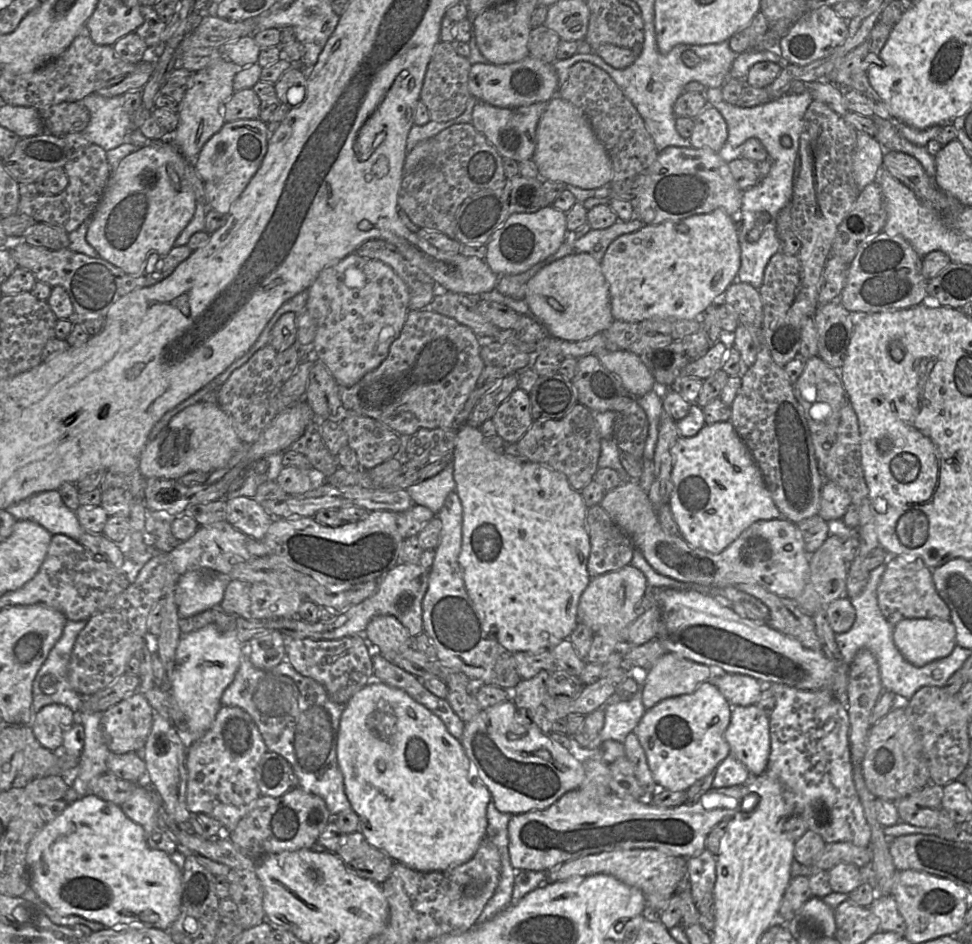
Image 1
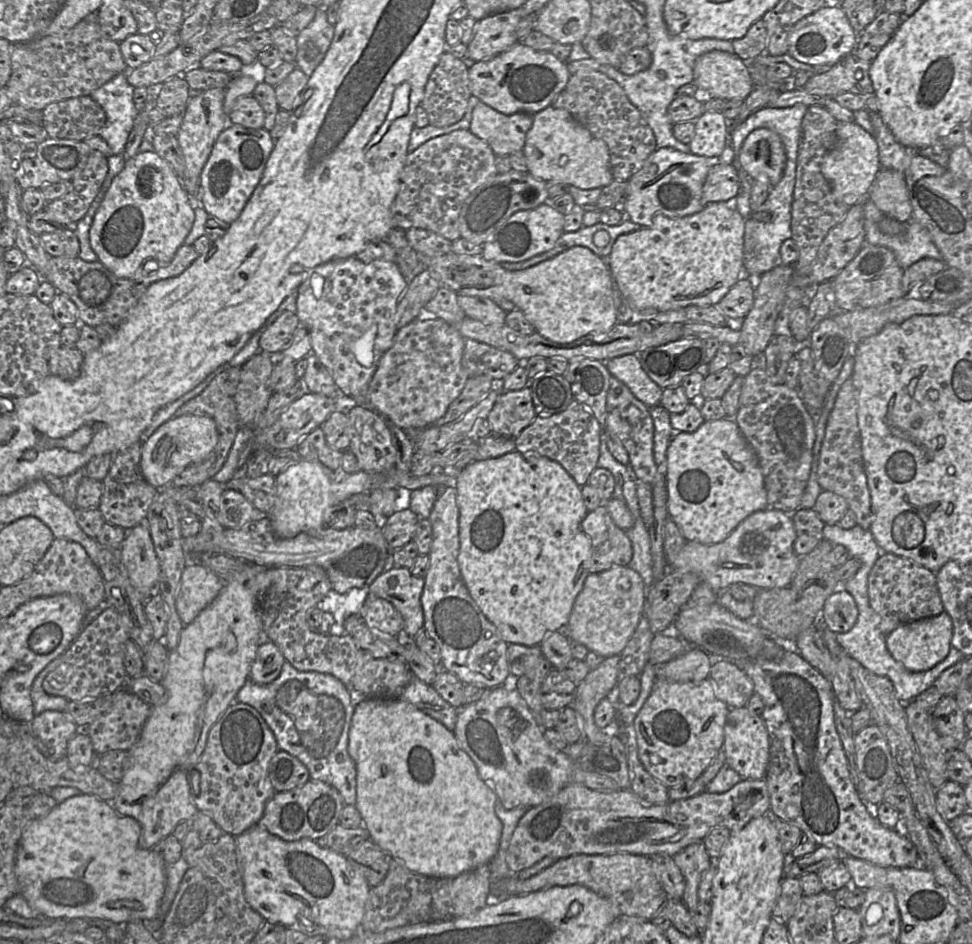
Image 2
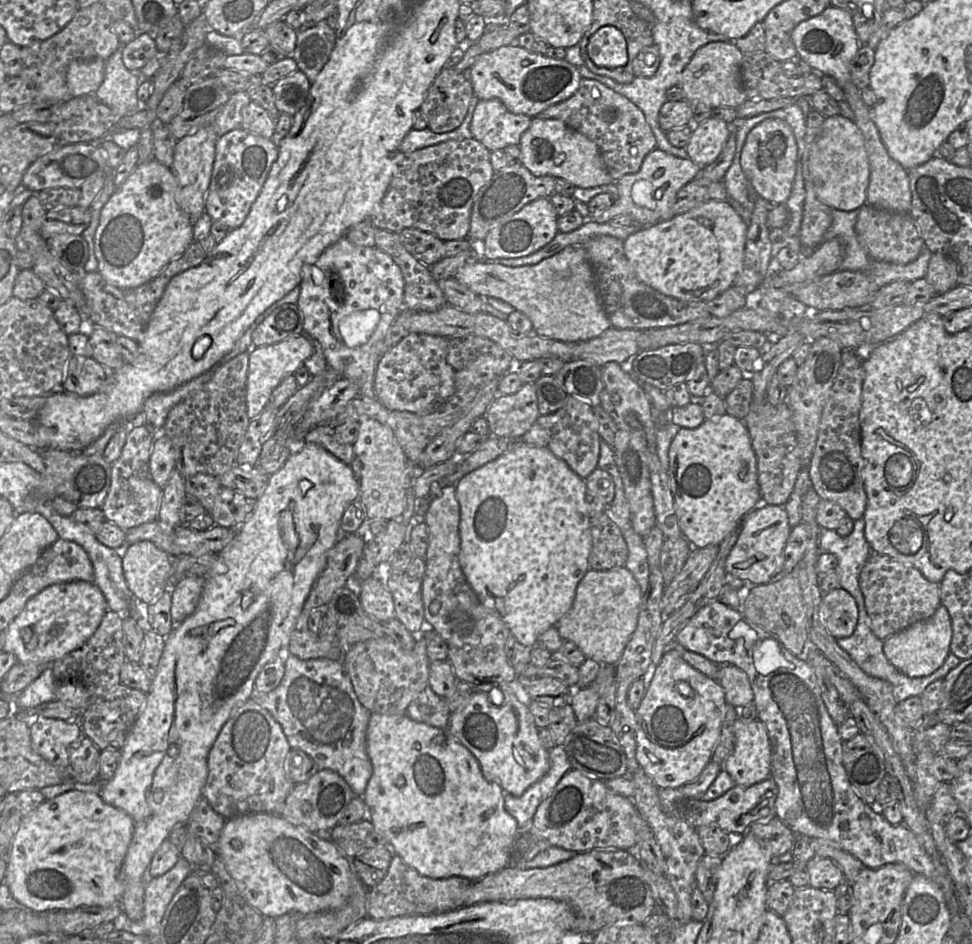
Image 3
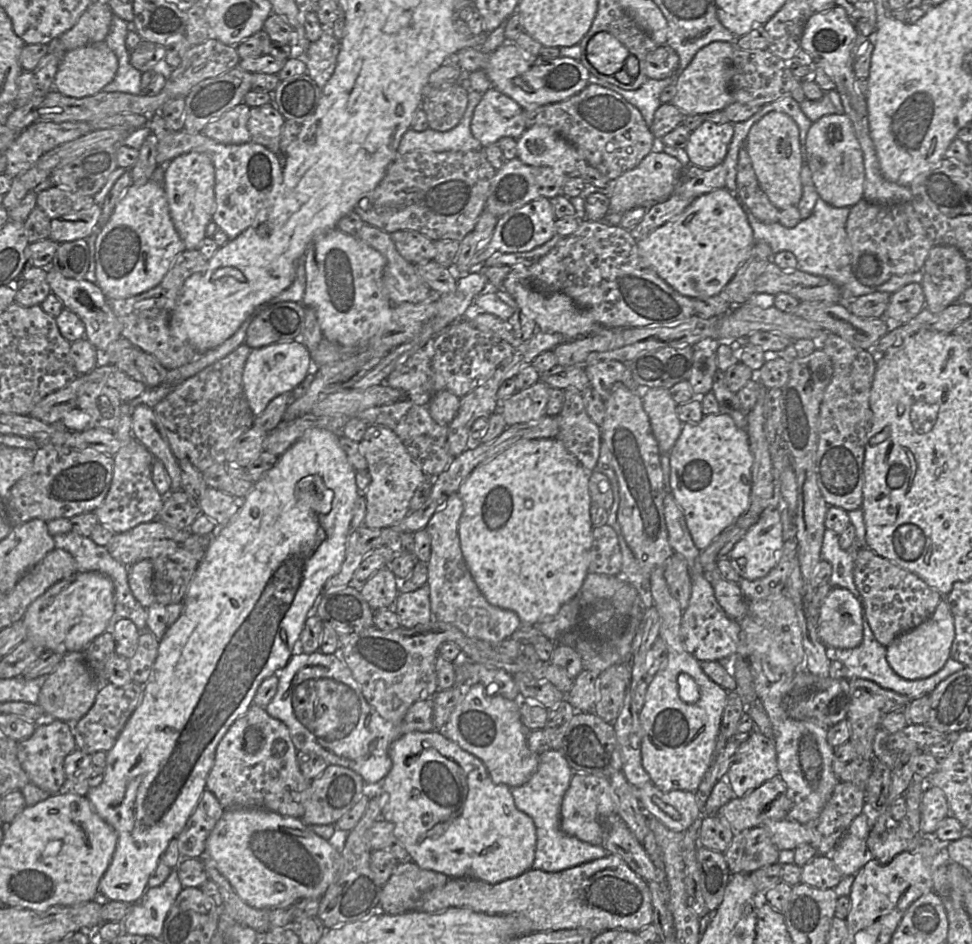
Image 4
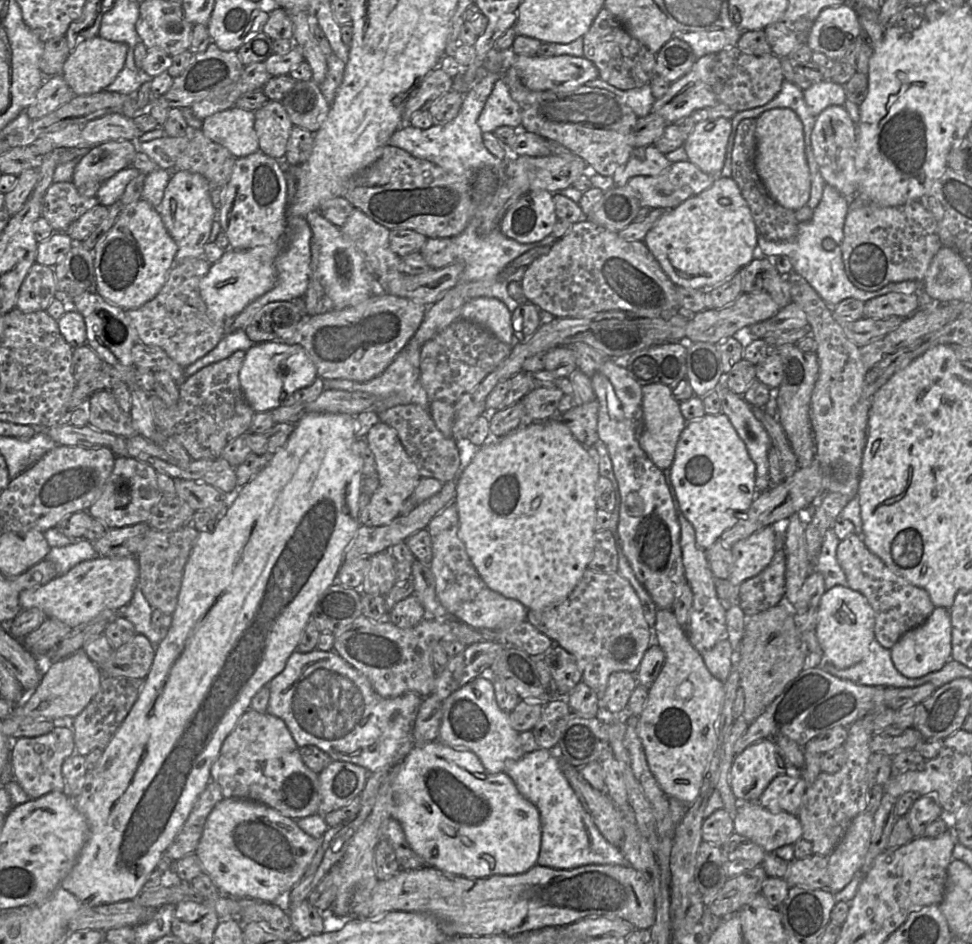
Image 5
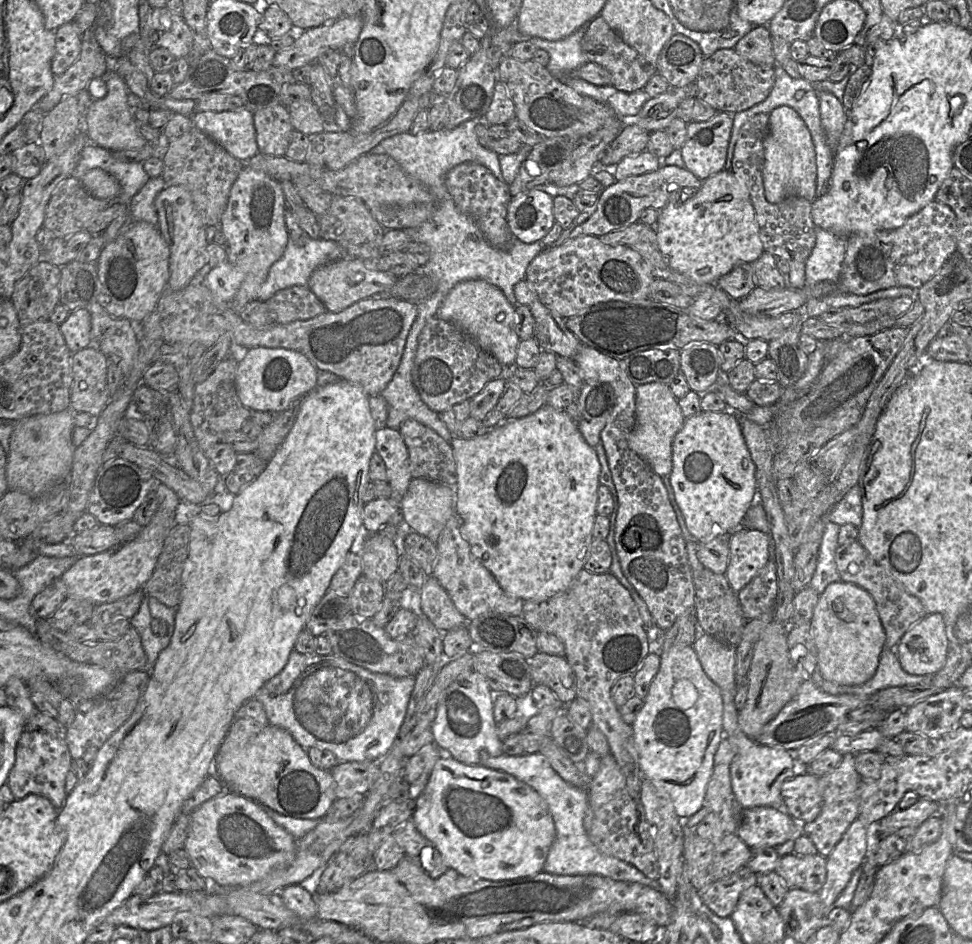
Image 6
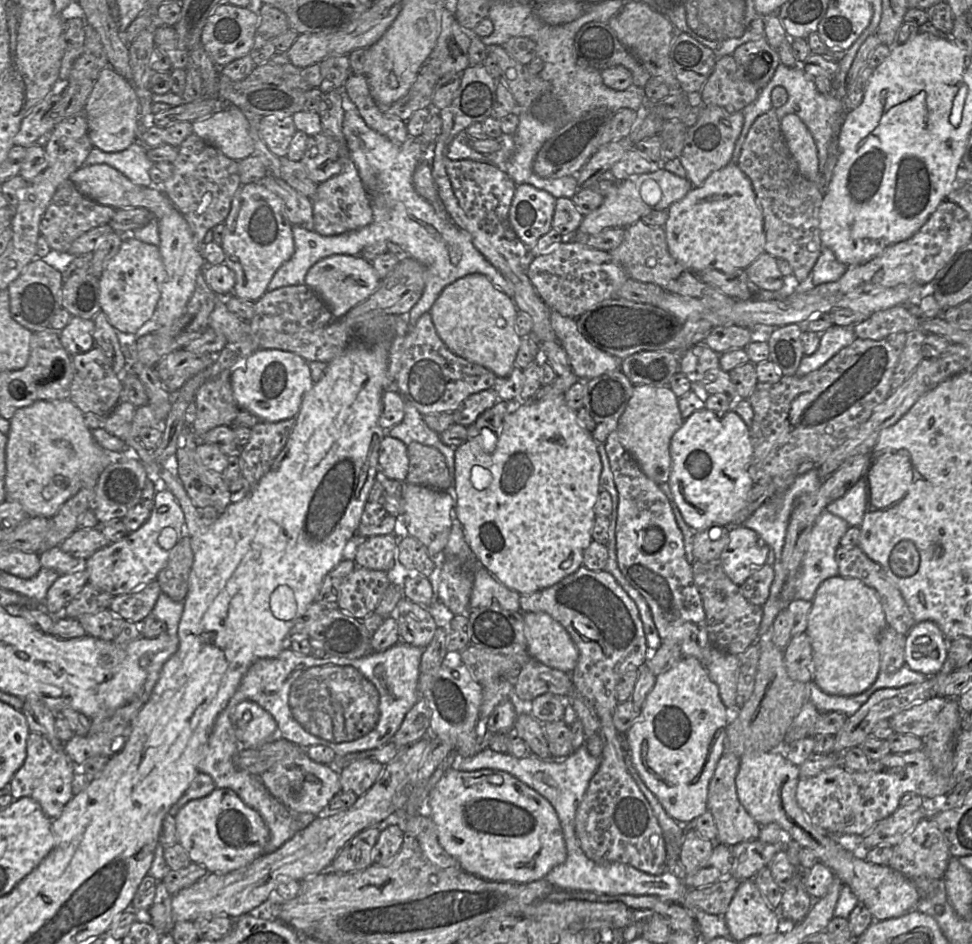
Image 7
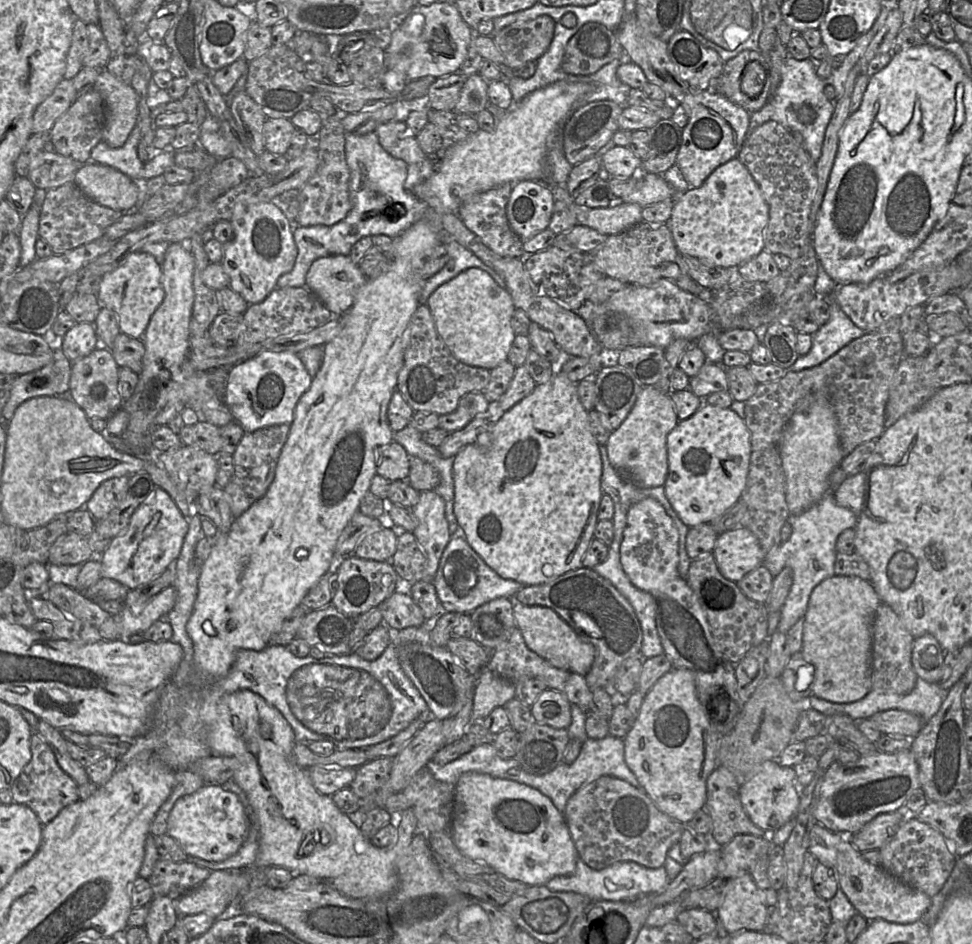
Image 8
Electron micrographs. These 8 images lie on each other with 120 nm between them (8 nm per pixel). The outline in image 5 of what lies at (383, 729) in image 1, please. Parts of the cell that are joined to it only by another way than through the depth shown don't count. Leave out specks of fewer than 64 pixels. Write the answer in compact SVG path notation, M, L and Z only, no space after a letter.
M440 741L424 745L414 745L401 764L399 764L399 770L391 787L393 795L391 817L400 823L411 849L424 861L426 866L431 866L456 876L487 878L491 876L523 874L537 864L542 834L540 814L537 807L519 793L512 779L506 773L491 774L487 772L473 752L466 749L452 748Z

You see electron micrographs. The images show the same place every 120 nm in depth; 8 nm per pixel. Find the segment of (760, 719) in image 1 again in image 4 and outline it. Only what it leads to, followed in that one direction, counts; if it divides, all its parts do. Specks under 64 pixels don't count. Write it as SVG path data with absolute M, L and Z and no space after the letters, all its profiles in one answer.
M758 730L742 737L726 775L734 797L743 797L778 775L774 740Z

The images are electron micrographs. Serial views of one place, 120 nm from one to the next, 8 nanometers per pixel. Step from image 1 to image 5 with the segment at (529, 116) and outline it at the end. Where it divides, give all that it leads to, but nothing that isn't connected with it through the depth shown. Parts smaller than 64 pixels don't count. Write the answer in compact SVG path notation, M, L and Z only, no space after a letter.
M502 78L494 84L479 116L478 125L482 133L493 133L501 126L509 126L515 130L522 129L520 107L511 97L509 88Z

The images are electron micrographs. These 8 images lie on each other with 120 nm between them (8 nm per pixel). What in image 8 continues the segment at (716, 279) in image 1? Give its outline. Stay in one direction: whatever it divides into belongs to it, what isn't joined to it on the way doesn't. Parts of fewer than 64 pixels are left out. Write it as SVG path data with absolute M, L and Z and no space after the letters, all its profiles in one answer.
M735 157L717 167L700 187L689 186L686 192L677 196L668 228L675 247L681 255L692 256L706 265L728 268L739 267L764 249L768 220L769 207L758 184L738 157Z

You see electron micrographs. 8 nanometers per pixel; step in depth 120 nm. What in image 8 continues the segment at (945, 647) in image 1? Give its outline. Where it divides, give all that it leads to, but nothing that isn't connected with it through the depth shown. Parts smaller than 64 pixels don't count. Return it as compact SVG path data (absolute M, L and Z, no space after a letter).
M933 635L915 637L911 661L918 677L927 682L939 682L943 675L945 653Z

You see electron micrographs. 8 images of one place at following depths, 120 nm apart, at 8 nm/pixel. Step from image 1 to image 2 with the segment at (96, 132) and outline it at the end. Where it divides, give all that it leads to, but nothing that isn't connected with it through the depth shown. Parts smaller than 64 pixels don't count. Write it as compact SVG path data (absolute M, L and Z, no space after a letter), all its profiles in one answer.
M124 72L90 94L106 114L105 125L98 136L107 142L113 155L123 154L136 119L133 91L134 87L128 83L127 73Z

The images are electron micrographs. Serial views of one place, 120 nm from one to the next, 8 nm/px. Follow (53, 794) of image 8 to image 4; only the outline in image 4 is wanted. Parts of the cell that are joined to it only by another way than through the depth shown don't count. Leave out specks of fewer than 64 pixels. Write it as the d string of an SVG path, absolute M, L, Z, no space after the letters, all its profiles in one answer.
M62 720L40 721L33 734L18 743L18 759L30 783L50 795L59 793L62 787L66 787L64 760L77 748L74 727L75 723L67 723Z

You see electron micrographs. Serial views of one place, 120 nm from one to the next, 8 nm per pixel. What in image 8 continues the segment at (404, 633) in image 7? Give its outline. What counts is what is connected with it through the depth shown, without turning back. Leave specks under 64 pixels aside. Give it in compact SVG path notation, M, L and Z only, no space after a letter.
M394 592L380 605L384 623L401 630L411 626L422 626L426 618L412 596Z

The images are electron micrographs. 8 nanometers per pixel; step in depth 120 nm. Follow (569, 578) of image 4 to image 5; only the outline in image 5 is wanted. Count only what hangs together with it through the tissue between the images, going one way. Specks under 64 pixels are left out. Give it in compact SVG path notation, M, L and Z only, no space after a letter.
M560 419L533 421L502 436L491 437L478 447L470 463L457 478L455 504L459 517L459 538L467 554L485 584L494 592L522 603L529 610L552 607L565 600L581 580L594 553L596 511L596 483L600 477L599 456L594 447L584 447Z

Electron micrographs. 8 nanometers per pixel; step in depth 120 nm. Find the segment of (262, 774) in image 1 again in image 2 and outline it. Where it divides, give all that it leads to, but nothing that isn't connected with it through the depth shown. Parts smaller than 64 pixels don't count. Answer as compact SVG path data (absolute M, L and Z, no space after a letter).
M278 750L268 765L268 777L275 792L303 786L309 779L307 767L291 754Z

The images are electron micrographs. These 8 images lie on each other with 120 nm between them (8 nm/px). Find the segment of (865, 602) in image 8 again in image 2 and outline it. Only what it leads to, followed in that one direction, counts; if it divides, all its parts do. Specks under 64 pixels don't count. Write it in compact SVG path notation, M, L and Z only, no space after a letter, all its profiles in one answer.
M843 588L837 589L826 600L820 622L834 633L846 633L854 626L858 608L852 595Z

